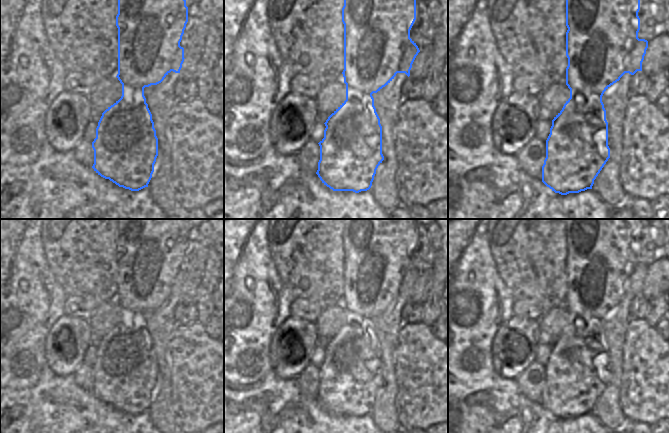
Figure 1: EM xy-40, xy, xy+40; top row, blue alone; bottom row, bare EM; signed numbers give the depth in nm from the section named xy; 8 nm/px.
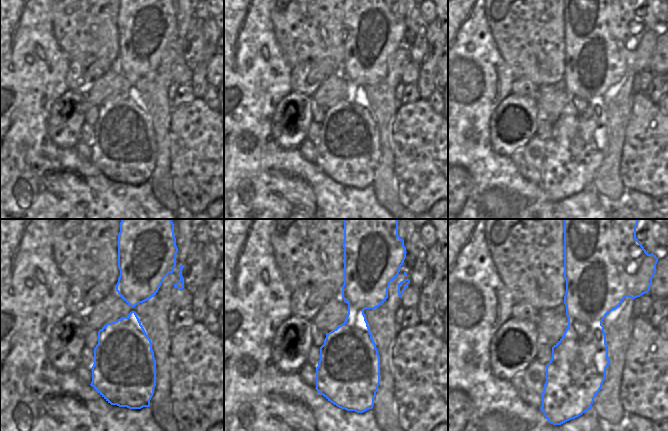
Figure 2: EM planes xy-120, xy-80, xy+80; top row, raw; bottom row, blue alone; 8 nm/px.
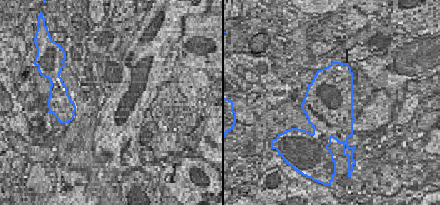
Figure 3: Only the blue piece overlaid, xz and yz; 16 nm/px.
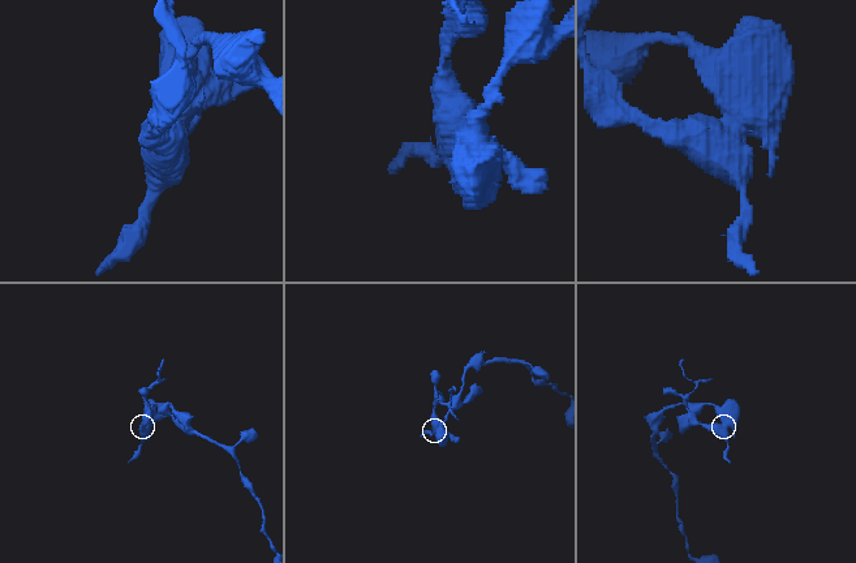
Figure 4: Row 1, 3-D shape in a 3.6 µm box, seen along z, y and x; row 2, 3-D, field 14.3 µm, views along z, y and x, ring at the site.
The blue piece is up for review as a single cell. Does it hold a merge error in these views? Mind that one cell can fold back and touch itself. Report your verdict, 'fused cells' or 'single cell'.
fused cells

